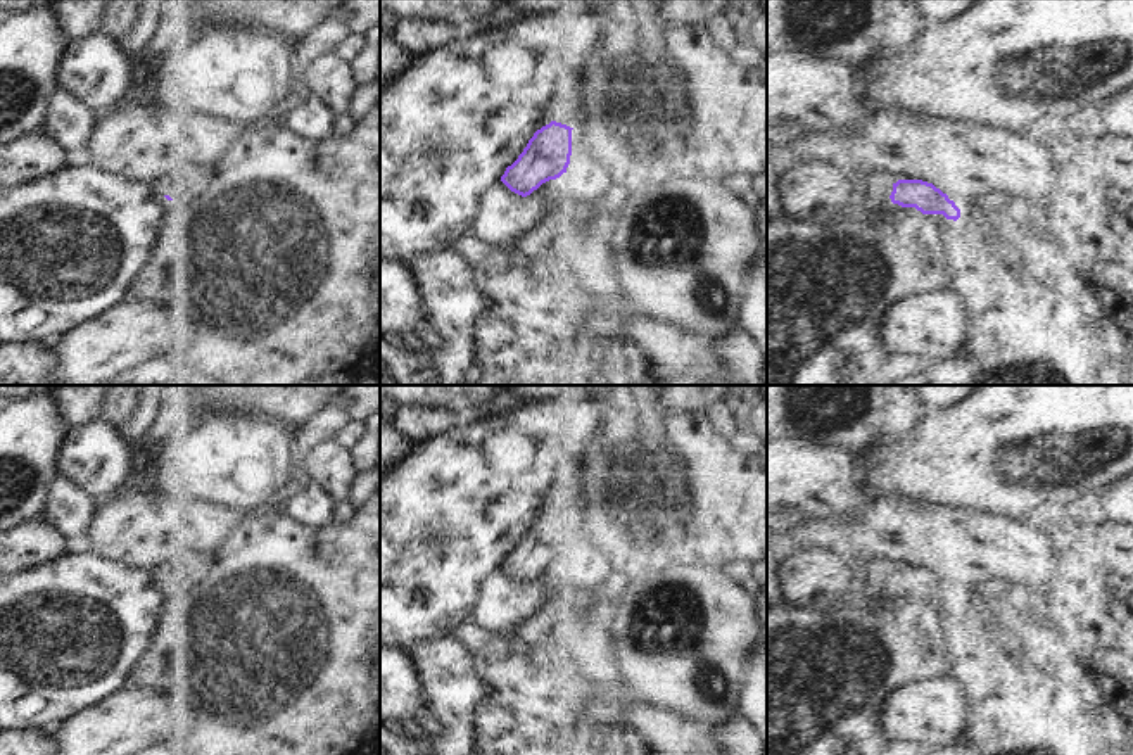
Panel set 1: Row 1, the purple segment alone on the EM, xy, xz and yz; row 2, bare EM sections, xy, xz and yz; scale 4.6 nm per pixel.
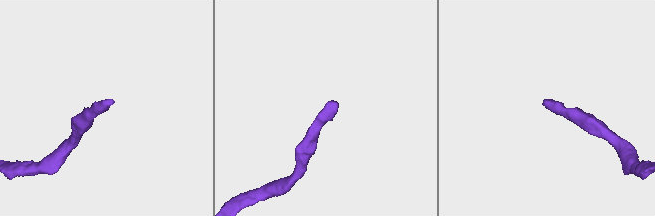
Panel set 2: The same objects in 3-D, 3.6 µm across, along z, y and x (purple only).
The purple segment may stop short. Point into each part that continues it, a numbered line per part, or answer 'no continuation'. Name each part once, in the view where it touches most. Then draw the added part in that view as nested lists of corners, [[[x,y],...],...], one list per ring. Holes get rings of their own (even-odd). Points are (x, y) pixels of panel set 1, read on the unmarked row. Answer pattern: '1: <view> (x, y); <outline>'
1: xz (572, 498); [[[589,470],[584,473],[579,484],[575,484],[572,479],[566,479],[565,484],[556,485],[553,491],[551,506],[570,515],[580,515],[585,504],[591,501],[589,482]]]

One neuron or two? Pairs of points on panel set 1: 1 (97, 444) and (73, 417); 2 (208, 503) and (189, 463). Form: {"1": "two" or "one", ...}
{"1": "two", "2": "one"}

